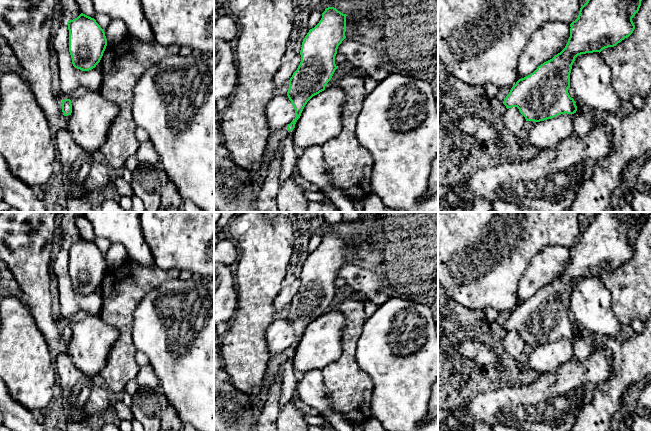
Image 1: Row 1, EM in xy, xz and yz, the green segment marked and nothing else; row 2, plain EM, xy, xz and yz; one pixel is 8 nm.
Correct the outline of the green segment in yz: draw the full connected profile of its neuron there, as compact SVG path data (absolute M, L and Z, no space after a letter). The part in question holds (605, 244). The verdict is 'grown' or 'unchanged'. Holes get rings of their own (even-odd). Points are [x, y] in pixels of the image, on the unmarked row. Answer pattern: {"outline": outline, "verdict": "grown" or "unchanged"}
{"outline": "M597 212L587 226L580 232L578 242L570 248L570 261L565 272L555 279L552 283L544 286L530 299L519 303L511 312L509 318L503 325L507 333L517 331L520 337L525 341L526 345L540 346L554 342L560 338L574 338L577 330L573 322L568 317L570 311L570 297L575 282L578 279L601 276L608 271L614 271L625 262L629 261L635 249L632 242L639 235L641 230L640 218L644 212Z", "verdict": "unchanged"}

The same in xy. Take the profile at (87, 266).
{"outline": "M83 237L68 245L67 249L73 290L82 295L95 292L107 270L104 254L94 242Z", "verdict": "unchanged"}

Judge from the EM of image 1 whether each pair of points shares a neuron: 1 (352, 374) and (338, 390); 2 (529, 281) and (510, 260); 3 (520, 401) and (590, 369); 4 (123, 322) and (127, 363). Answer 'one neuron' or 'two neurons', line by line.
1: one neuron
2: two neurons
3: one neuron
4: one neuron

